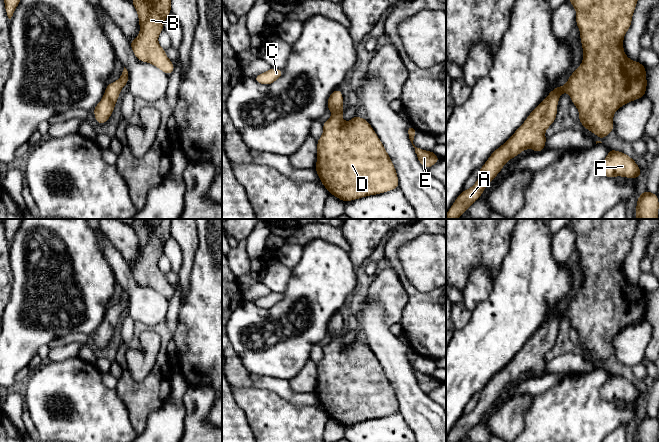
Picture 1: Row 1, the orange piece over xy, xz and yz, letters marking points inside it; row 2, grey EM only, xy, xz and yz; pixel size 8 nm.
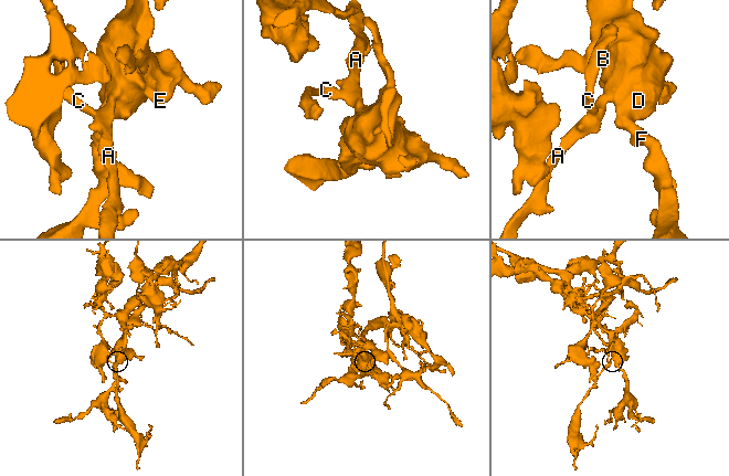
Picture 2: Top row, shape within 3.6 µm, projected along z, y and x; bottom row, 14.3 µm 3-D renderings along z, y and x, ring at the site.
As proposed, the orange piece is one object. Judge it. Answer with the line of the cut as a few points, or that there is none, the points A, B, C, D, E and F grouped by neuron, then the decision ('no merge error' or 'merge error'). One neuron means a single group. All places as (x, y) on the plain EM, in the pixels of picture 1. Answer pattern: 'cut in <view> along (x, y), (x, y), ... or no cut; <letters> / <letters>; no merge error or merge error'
no cut; A B C D E F; no merge error

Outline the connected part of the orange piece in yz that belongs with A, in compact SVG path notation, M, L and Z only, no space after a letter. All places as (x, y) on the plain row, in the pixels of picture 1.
M570 219L568 225L576 234L576 249L580 255L583 285L570 299L564 310L554 312L528 339L513 359L489 380L478 394L475 408L463 414L456 422L446 442L458 442L475 427L485 411L500 397L503 390L523 374L532 372L540 377L546 370L545 355L557 341L560 319L567 316L579 335L579 346L588 355L604 363L613 355L614 337L623 329L645 321L647 312L646 291L629 283L623 273L623 263L632 247L639 219Z

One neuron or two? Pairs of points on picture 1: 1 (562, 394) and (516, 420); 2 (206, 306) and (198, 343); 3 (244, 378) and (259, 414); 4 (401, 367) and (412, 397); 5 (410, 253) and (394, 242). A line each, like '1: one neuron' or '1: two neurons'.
1: two neurons
2: one neuron
3: two neurons
4: one neuron
5: two neurons

